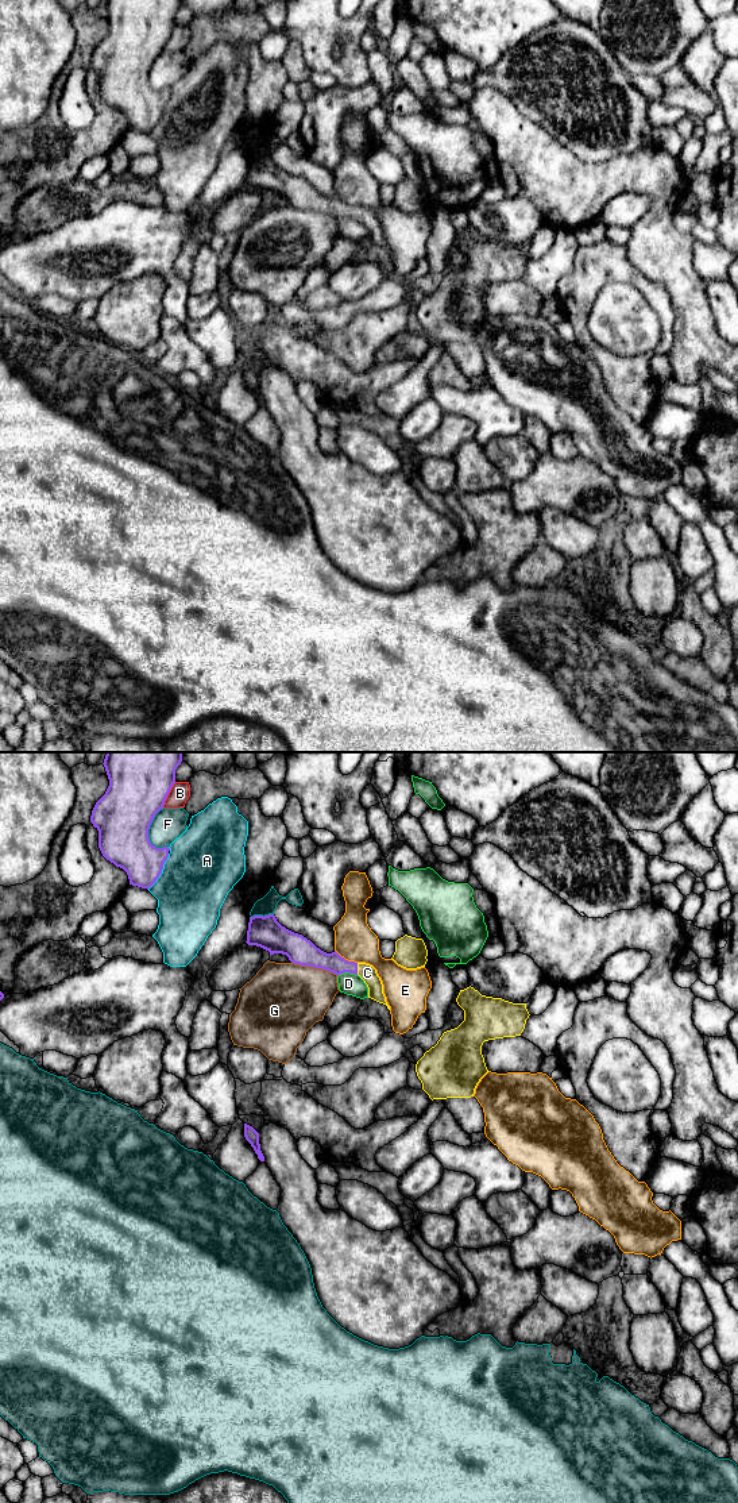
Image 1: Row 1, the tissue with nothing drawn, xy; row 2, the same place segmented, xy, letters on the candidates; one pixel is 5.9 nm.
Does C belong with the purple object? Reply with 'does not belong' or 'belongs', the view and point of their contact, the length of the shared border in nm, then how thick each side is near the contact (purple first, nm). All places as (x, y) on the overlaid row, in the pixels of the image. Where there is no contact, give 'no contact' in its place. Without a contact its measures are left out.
belongs | xy (356, 968) | 70 nm | 120/100 nm

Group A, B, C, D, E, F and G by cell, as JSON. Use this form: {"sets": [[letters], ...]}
{"sets": [["A"], ["B"], ["C"], ["D"], ["E"], ["F"], ["G"]]}

